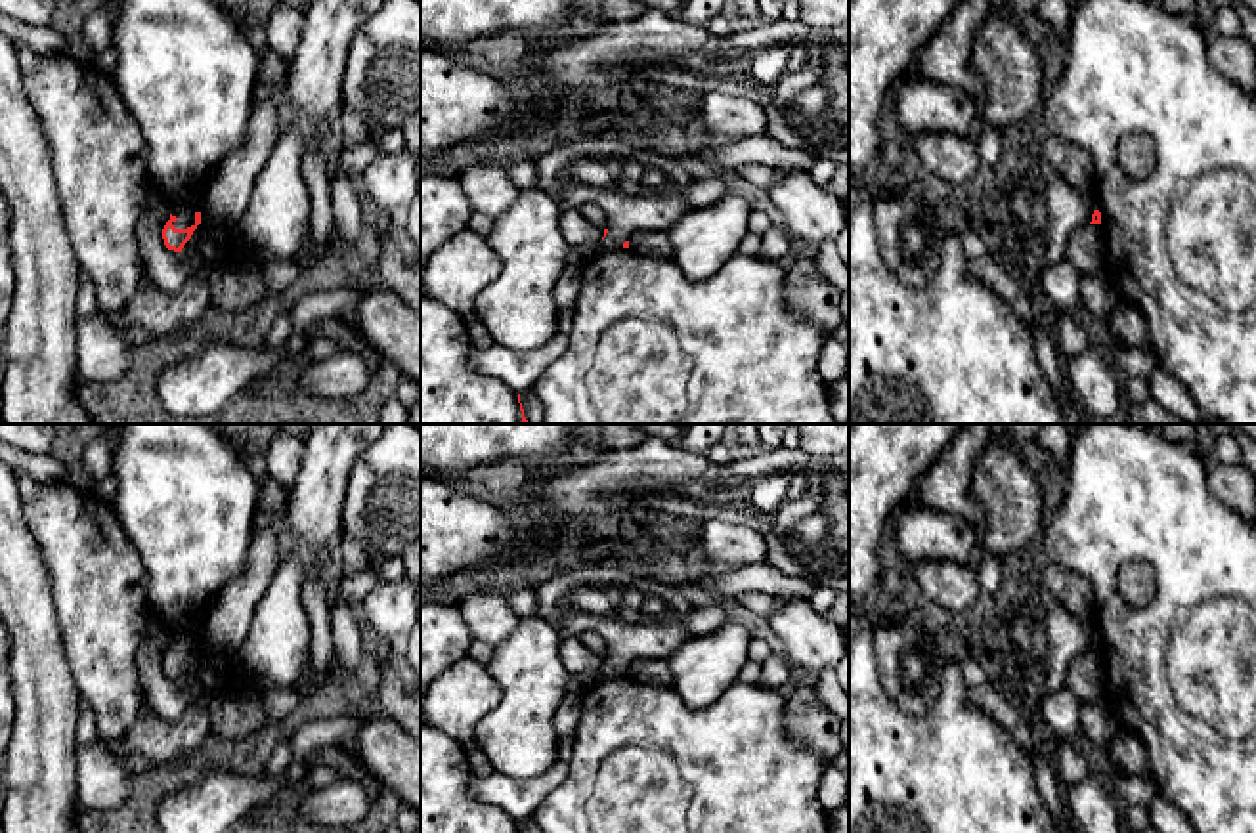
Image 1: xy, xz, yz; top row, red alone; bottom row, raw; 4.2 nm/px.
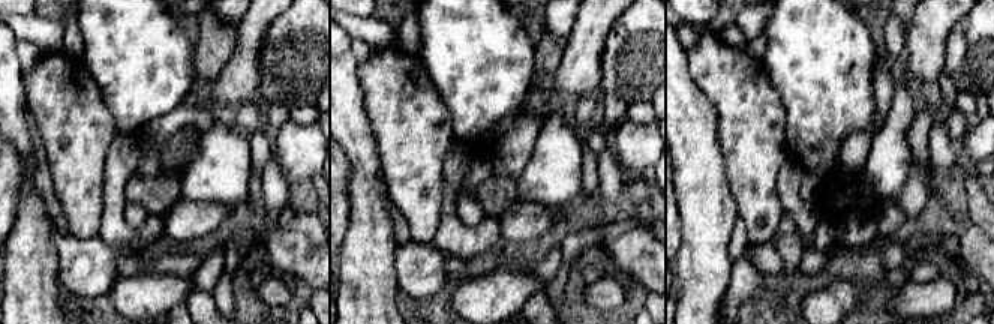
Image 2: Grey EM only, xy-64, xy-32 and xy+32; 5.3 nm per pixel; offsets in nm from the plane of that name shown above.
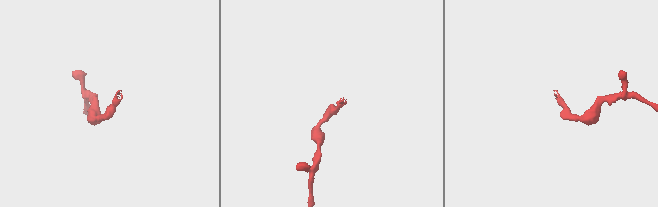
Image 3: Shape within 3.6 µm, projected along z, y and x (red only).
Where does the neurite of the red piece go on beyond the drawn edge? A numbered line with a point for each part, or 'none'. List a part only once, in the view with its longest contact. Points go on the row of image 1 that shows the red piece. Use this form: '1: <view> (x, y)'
1: xy (186, 218)

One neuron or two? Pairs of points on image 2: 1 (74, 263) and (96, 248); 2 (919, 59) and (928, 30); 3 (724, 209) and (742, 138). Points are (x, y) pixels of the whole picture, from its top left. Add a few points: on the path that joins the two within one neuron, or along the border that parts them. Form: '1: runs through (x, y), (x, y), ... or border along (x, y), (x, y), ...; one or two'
1: runs through (80, 263), (90, 254); one
2: runs through (925, 51), (927, 38); one
3: border along (721, 155), (729, 191), (739, 215); two

